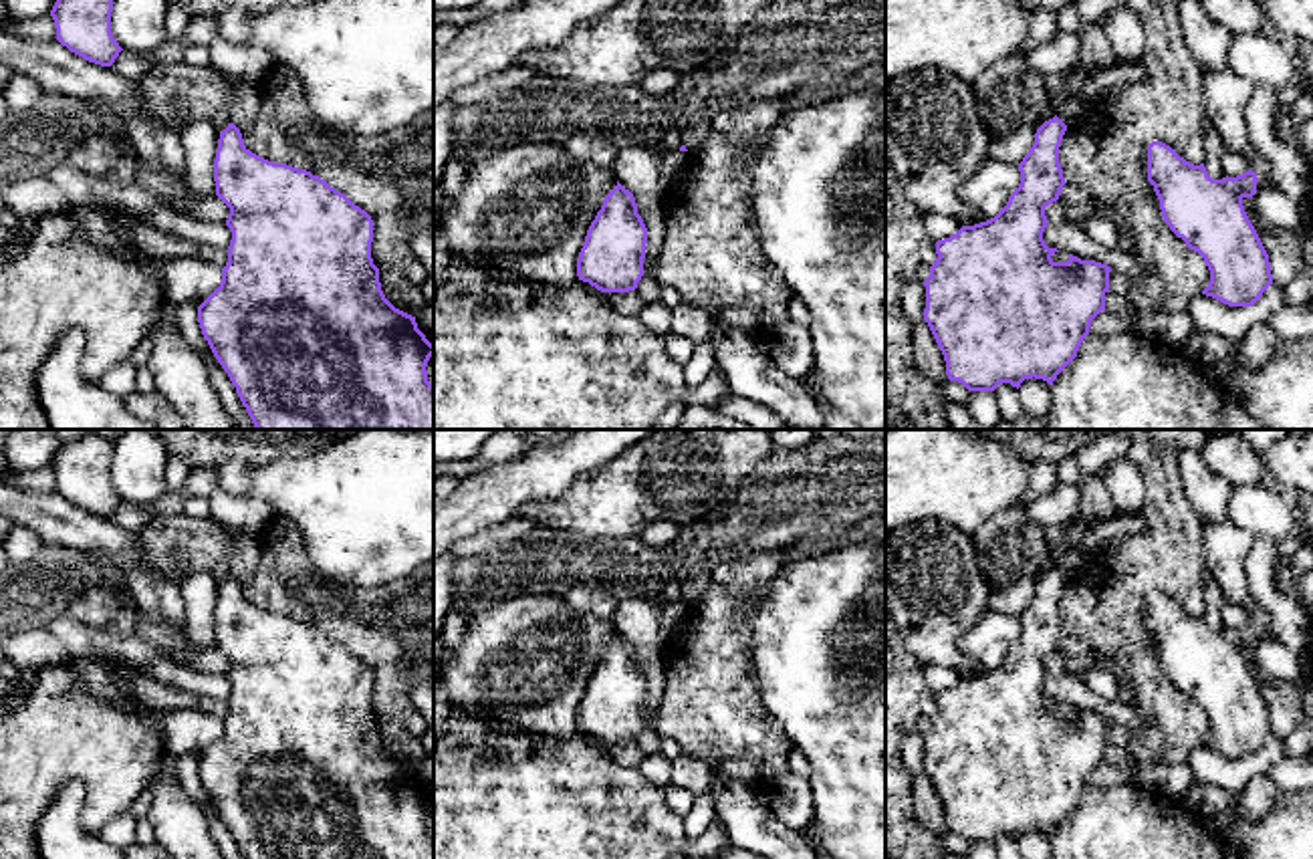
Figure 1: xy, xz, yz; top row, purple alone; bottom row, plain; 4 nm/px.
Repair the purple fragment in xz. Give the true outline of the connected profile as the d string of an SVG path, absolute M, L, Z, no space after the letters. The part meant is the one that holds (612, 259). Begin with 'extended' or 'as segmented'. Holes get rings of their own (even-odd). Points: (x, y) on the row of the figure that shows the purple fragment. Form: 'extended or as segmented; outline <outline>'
as segmented; outline M619 181L591 222L577 260L577 276L601 292L629 292L643 276L647 228L635 198Z

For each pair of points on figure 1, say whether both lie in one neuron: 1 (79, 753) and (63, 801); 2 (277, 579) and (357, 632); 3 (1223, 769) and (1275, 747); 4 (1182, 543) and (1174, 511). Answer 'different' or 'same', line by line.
1: different
2: same
3: same
4: same

